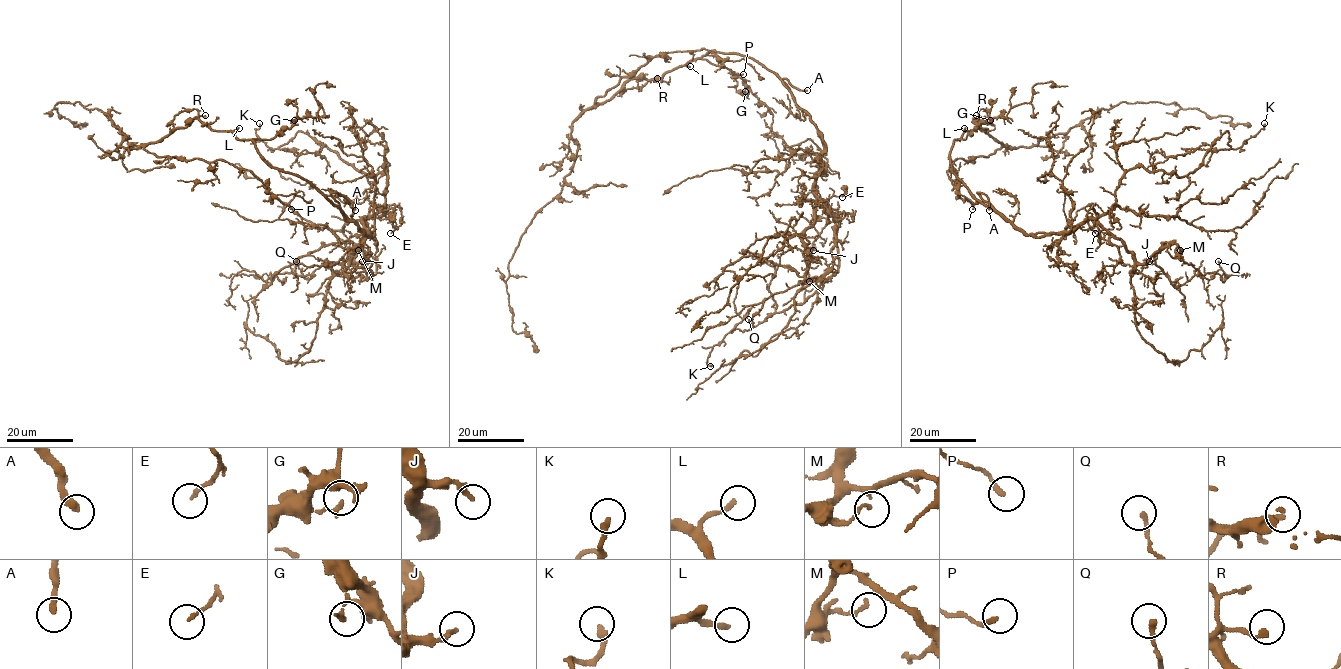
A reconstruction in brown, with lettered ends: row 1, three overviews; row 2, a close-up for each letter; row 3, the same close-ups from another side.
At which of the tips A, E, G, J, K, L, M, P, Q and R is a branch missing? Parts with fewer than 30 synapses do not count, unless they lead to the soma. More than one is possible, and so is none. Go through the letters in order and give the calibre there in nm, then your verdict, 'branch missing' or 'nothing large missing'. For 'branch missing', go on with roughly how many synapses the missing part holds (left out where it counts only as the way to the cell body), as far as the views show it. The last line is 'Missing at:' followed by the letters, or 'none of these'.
A: 280 nm | branch missing
E: 150 nm | nothing large missing
G: 190 nm | nothing large missing
J: 240 nm | nothing large missing
K: 280 nm | nothing large missing
L: 190 nm | branch missing | 50 syn
M: 180 nm | nothing large missing
P: 200 nm | nothing large missing
Q: 240 nm | nothing large missing
R: 200 nm | nothing large missing
Missing at: A, L

